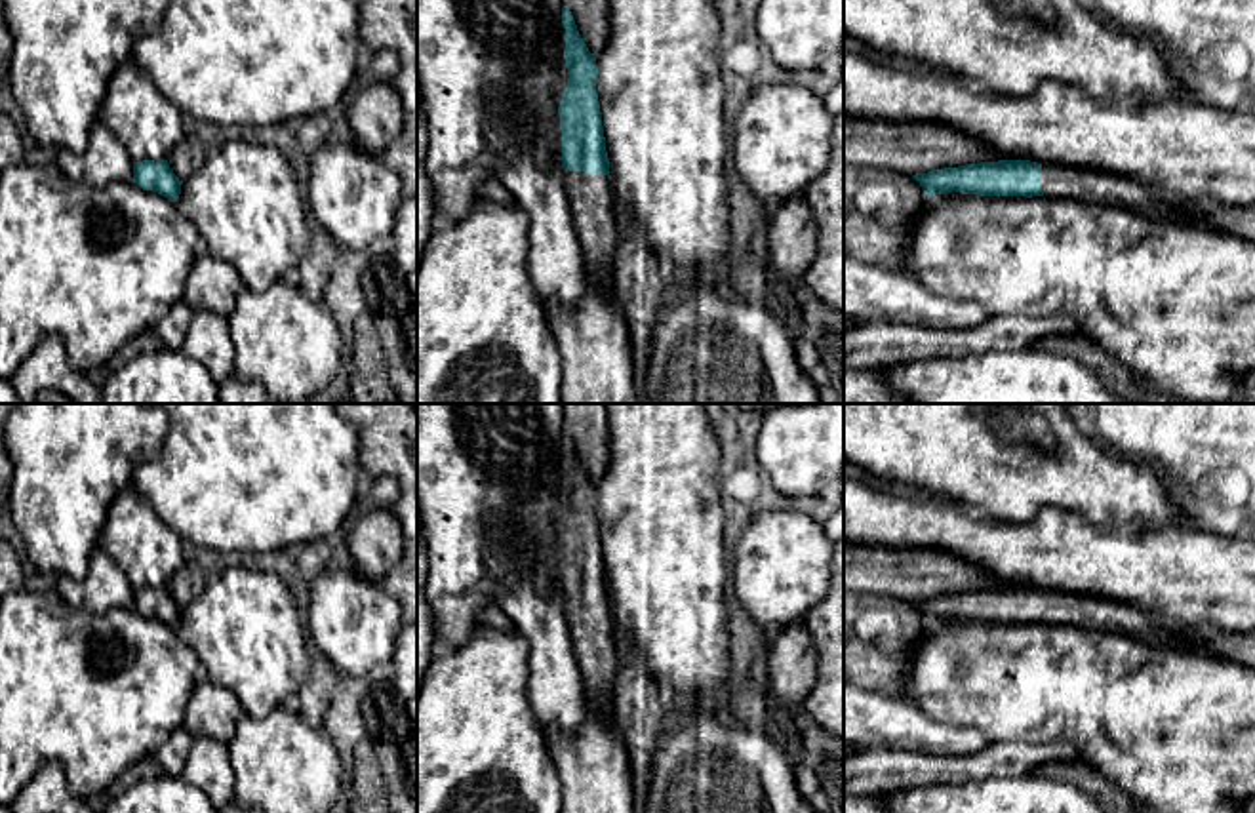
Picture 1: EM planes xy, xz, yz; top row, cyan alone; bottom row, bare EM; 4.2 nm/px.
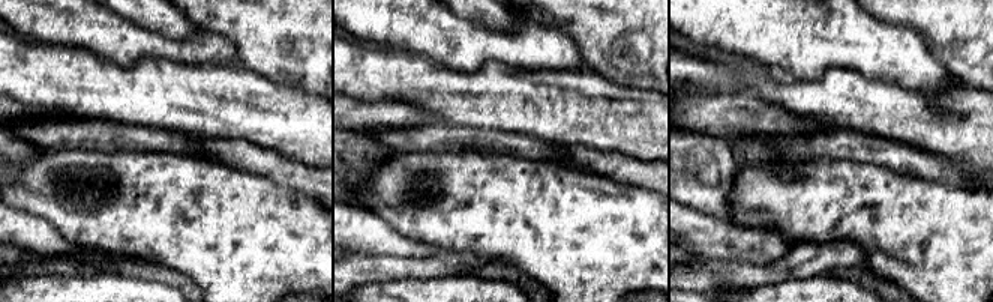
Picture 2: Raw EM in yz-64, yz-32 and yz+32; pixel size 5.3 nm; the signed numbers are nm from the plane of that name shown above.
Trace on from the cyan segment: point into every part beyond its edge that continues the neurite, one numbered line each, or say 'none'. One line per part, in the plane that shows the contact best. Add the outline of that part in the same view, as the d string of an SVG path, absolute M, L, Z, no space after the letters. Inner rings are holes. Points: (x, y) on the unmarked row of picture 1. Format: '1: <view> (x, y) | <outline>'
1: xz (593, 631) | M566 598L564 609L571 628L575 659L585 697L613 724L619 655L615 645L613 611L608 602Z

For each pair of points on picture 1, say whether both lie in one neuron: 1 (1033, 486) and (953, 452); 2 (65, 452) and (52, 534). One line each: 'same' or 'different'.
1: same
2: same

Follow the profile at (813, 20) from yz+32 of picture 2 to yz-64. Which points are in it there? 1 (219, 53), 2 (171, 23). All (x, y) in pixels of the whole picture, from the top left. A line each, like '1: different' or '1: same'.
1: same
2: different

